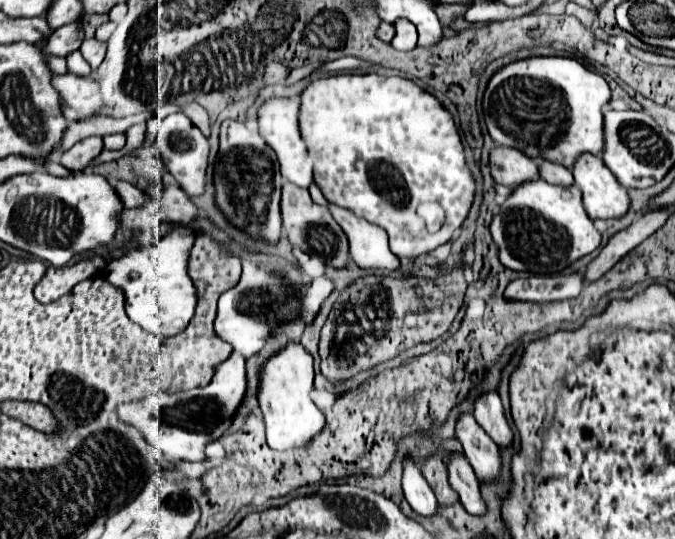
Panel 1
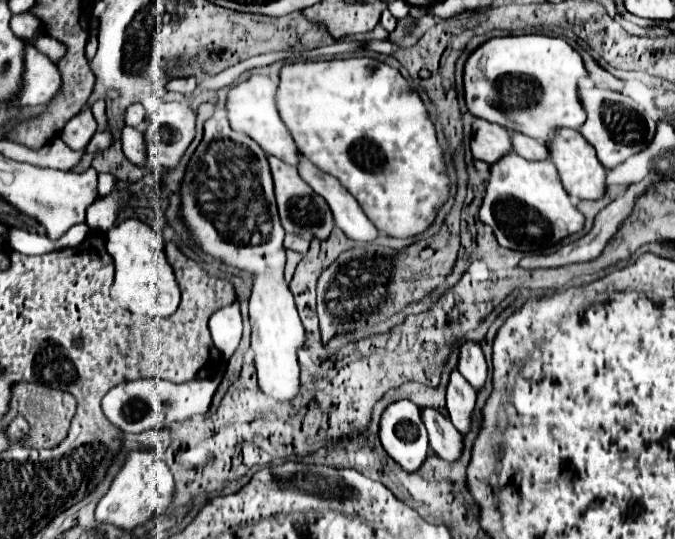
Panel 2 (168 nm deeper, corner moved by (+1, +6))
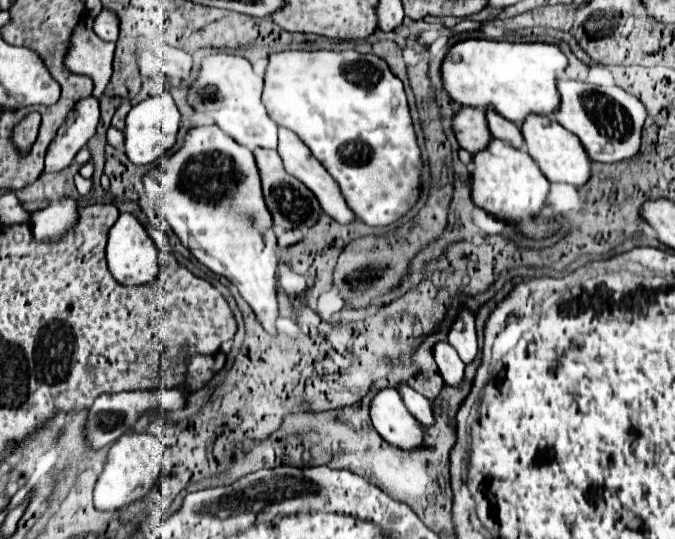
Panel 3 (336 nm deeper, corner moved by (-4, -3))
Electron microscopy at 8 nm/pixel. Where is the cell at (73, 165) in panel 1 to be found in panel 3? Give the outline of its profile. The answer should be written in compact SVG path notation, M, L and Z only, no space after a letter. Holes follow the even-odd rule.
M93 96L75 104L75 110L67 116L67 122L59 130L49 146L45 158L45 172L61 172L71 166L77 152L95 136L99 124L99 102Z

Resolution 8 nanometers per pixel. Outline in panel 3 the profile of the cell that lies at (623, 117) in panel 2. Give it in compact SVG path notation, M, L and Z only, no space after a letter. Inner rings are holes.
M559 80L557 88L561 94L557 122L579 136L593 162L615 164L639 154L641 132L647 120L647 108L639 98L623 92L621 88L593 86L577 80Z

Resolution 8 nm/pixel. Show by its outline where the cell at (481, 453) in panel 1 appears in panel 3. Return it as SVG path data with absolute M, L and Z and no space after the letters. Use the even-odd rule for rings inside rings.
M439 342L435 346L435 362L439 366L439 372L445 380L445 384L459 390L463 386L465 364L461 362L461 358L457 356L457 352L451 348L449 342Z

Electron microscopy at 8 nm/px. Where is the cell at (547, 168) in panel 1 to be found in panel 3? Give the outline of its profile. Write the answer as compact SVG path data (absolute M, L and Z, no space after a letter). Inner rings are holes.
M493 110L487 112L487 122L489 122L489 128L491 128L493 138L503 140L503 142L507 142L507 144L513 146L513 148L521 148L521 146L525 144L521 130L519 130L513 122L509 122L509 120L505 120L503 116L495 114Z

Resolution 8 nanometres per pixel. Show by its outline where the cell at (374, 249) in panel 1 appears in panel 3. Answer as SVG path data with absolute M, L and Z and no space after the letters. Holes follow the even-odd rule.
M279 128L279 148L277 148L277 152L279 152L279 156L283 158L283 164L285 164L285 170L289 172L289 174L293 174L297 180L301 180L315 196L317 196L317 200L319 200L319 204L321 204L321 208L323 208L323 212L327 214L327 216L331 216L331 218L335 218L339 224L353 224L357 218L355 218L355 214L351 212L351 208L347 206L347 202L343 200L343 194L341 194L341 190L339 190L339 184L327 174L327 170L309 154L309 148L303 144L303 140L299 140L291 130L287 130L287 128Z

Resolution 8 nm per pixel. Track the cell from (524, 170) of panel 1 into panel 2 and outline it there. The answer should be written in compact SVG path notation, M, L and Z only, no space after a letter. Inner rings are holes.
M474 119L472 131L474 135L470 141L470 149L472 149L474 159L482 159L490 165L498 157L502 157L502 153L508 153L512 149L508 131L496 123Z

